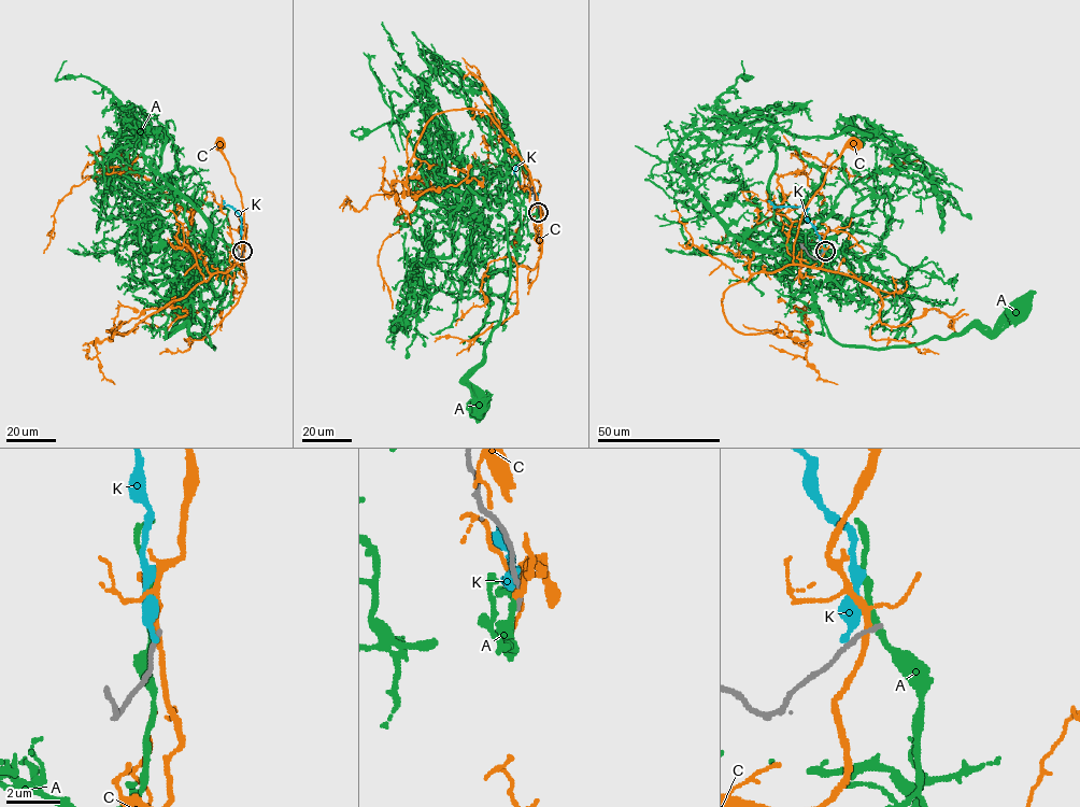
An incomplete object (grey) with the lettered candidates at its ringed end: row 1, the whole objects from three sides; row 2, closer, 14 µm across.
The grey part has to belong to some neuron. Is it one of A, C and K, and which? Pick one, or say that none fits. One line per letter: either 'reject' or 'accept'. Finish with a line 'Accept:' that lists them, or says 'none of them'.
A: reject
C: reject
K: reject
Accept: none of them

